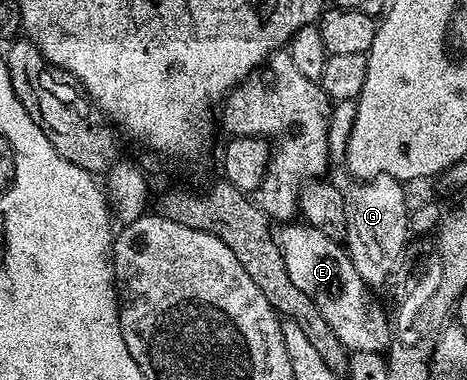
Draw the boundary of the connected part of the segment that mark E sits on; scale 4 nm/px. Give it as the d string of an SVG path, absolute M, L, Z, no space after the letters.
M305 223L283 224L277 230L276 236L280 251L284 255L284 267L288 271L288 279L292 279L292 283L296 283L296 287L300 287L300 291L304 291L304 295L308 295L308 299L312 299L312 303L316 303L320 315L324 315L328 327L332 327L336 339L340 339L340 343L344 343L346 350L356 353L382 353L389 350L390 322L387 310L385 308L382 310L370 298L371 290L364 279L357 274L347 250L339 242L328 239L328 235L324 235L324 231L316 231L311 225Z

